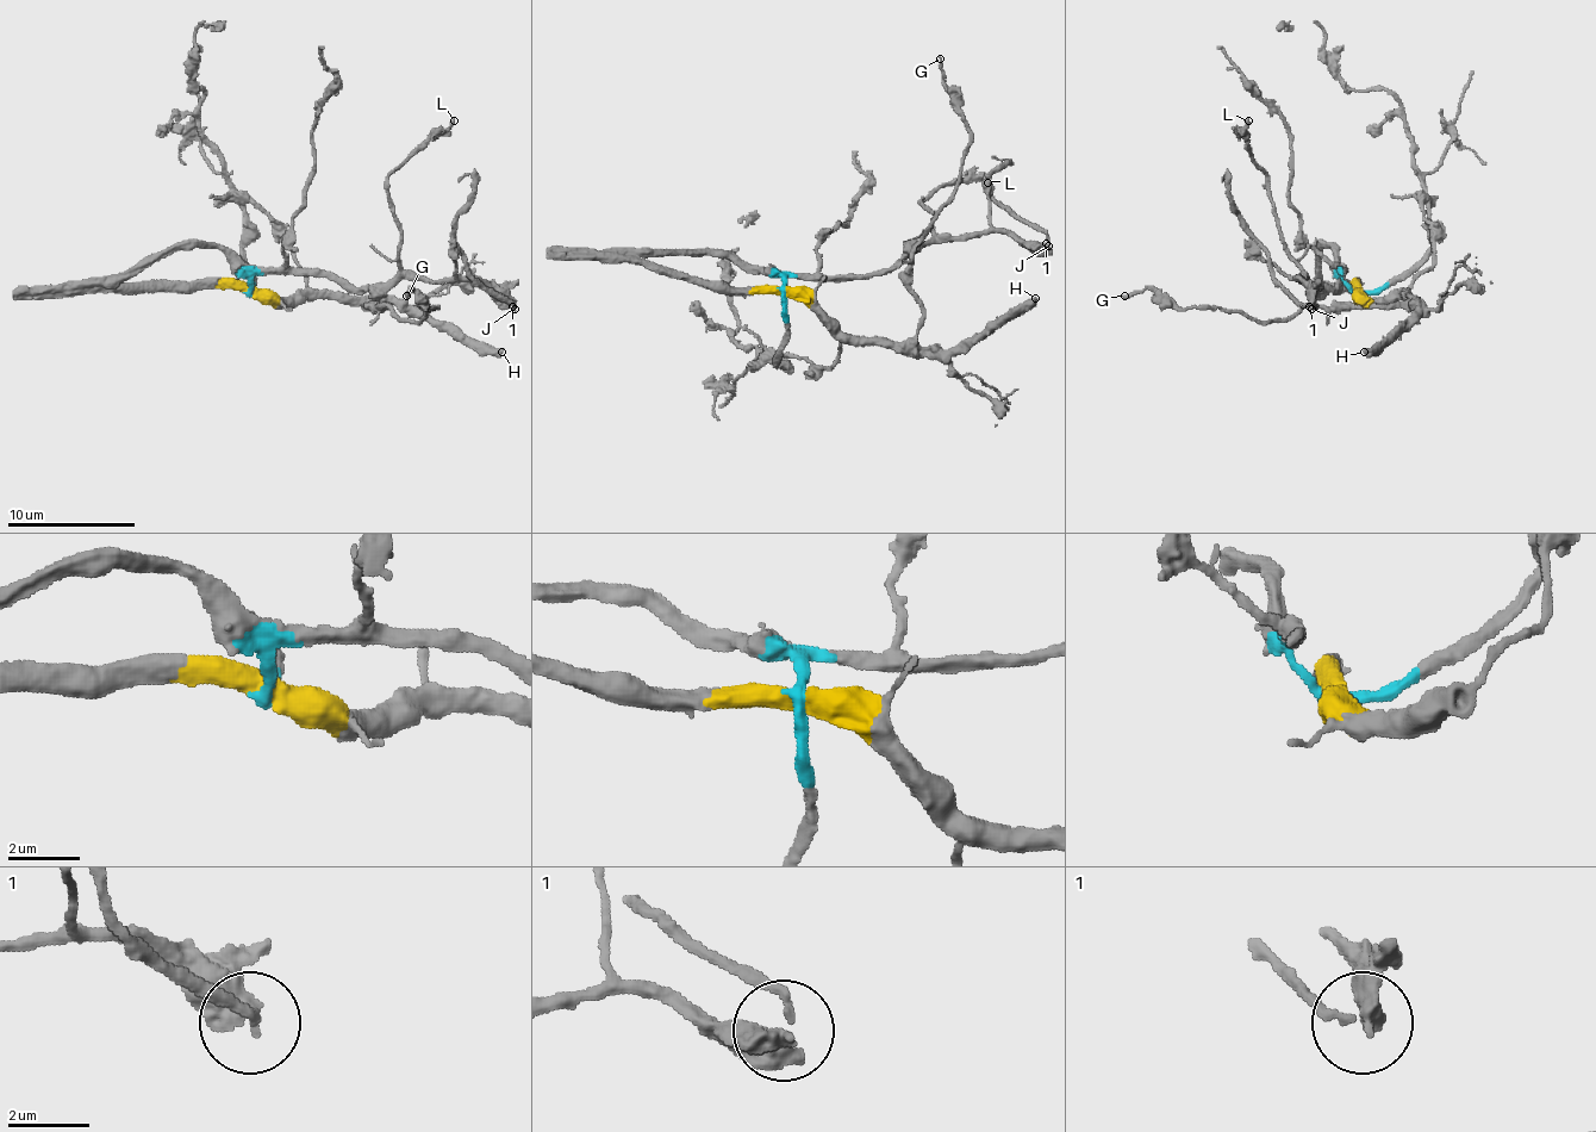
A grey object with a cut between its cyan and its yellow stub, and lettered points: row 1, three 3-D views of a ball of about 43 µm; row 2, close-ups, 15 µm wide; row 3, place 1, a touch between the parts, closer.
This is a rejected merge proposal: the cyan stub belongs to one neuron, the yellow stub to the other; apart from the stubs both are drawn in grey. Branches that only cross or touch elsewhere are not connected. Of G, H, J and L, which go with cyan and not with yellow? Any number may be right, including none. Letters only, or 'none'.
J, L

